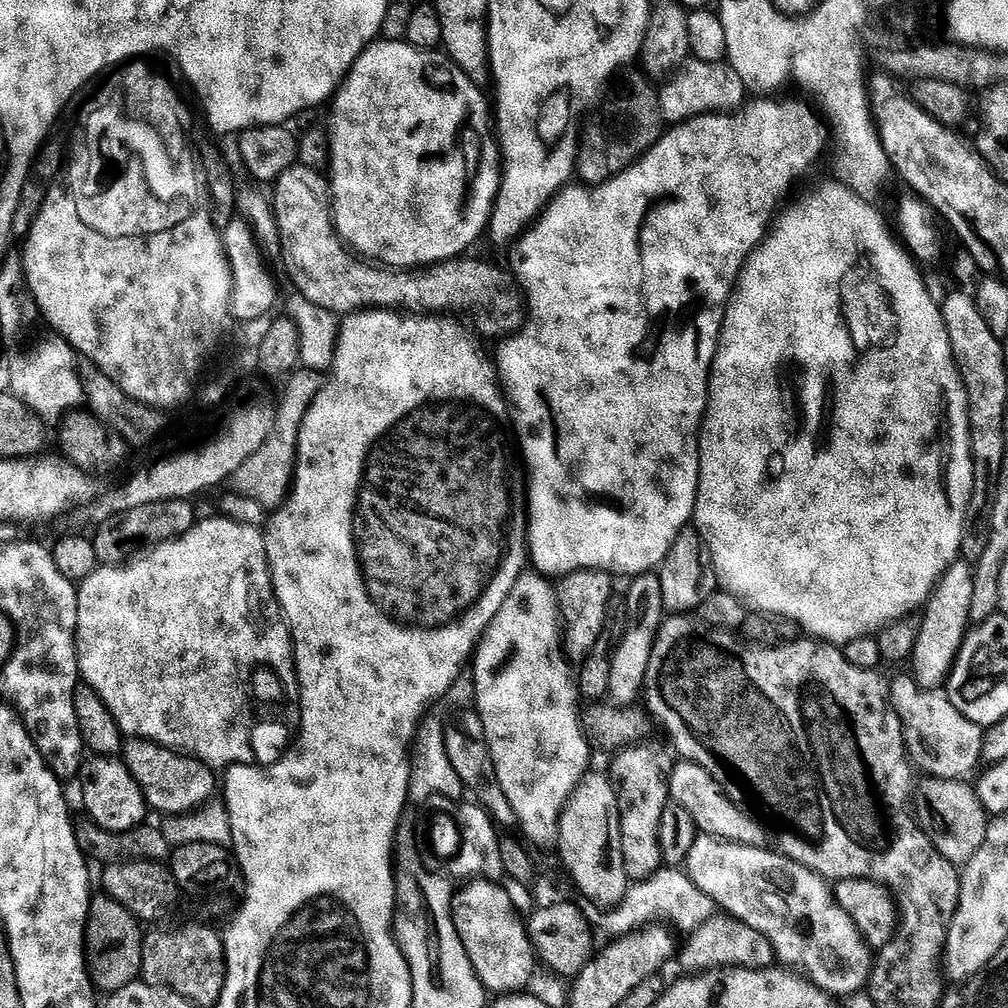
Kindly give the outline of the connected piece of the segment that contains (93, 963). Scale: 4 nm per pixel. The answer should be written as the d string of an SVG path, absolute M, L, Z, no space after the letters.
M107 894L91 897L88 925L84 927L84 954L93 989L111 994L141 979L140 971L144 968L144 932L140 927L141 921L135 914Z

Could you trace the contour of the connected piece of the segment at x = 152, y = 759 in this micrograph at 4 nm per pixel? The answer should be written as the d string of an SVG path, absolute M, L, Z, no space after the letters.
M128 738L122 744L122 761L133 778L137 780L147 807L154 813L169 812L173 818L191 814L209 803L218 792L218 776L207 764L194 756L176 752L152 740Z

